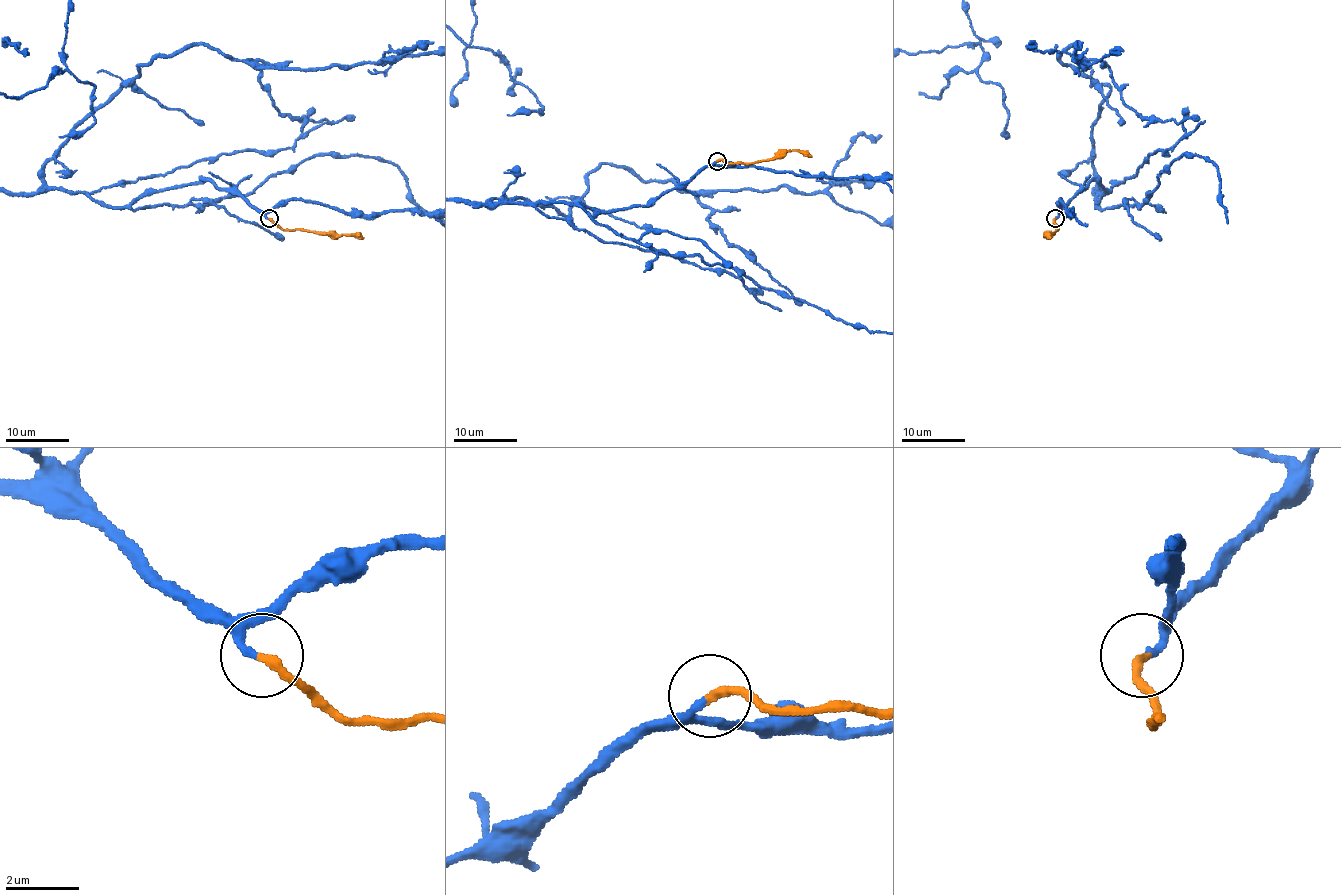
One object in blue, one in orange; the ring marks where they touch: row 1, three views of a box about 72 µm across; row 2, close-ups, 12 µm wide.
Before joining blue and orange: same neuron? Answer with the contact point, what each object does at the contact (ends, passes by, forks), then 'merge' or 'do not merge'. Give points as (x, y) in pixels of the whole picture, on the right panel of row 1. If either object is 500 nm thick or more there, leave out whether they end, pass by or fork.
place (1055, 218); blue ends; orange ends; merge

